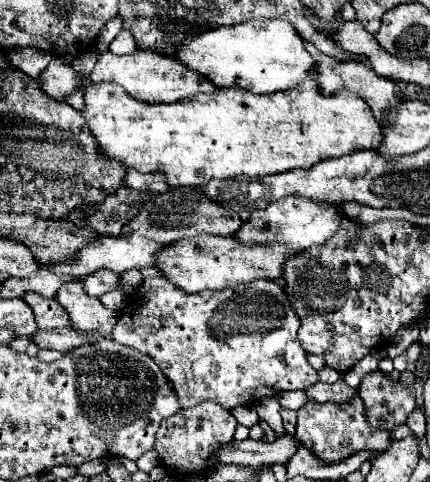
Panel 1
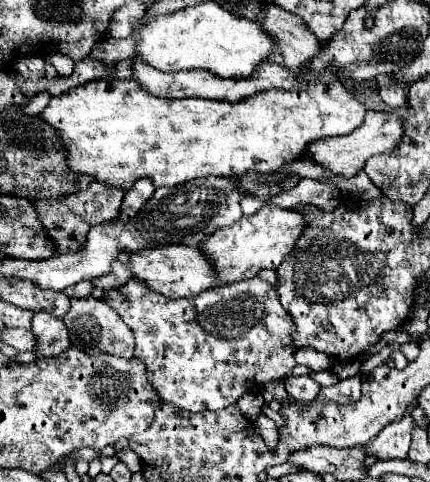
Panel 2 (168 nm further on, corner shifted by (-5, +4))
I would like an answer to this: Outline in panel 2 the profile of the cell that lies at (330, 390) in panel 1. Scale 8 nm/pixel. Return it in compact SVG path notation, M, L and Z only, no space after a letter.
M291 376L285 380L285 386L287 386L287 394L293 398L293 400L305 400L305 402L311 402L313 398L317 398L321 386L309 378L309 376Z

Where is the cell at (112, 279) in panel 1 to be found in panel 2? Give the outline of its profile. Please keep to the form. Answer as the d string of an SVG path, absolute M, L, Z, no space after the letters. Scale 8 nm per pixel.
M85 280L85 282L77 282L75 286L65 288L63 294L67 294L69 298L85 298L91 294L91 288L93 288L93 284L89 280Z

